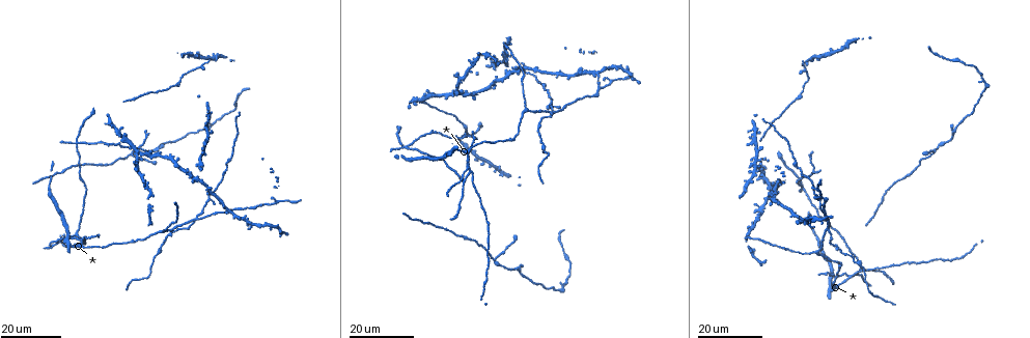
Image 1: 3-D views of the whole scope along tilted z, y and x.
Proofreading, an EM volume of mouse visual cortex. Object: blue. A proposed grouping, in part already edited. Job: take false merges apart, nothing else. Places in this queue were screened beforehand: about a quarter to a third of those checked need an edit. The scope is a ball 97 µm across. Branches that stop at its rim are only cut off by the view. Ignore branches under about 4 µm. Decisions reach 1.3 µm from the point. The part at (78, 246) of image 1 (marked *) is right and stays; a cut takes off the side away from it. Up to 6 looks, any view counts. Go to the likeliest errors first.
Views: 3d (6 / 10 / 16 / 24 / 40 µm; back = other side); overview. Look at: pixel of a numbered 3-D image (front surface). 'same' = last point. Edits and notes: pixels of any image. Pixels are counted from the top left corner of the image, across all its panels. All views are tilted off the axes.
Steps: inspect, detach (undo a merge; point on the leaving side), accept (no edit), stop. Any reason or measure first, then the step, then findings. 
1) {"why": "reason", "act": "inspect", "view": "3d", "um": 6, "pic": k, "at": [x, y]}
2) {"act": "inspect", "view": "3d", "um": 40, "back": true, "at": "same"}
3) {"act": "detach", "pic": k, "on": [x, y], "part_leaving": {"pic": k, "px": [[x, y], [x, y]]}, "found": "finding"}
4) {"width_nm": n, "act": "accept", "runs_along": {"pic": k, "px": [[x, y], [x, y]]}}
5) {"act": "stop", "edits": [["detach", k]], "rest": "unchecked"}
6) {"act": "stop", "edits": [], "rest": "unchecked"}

{"why": "four or more arms meet", "act": "inspect", "view": "3d", "um": 16, "pic": 1, "at": [467, 166]}

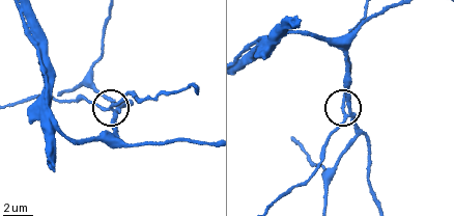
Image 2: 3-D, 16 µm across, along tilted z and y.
{"act": "inspect", "view": "3d", "um": 6, "pic": 2, "at": [344, 111]}

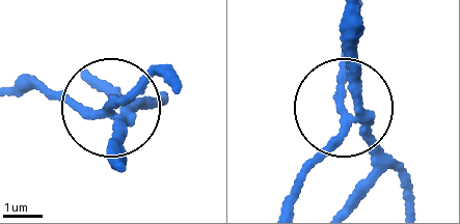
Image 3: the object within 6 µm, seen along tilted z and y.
{"act": "inspect", "view": "3d", "um": 6, "back": true, "pic": 3, "at": [108, 106]}

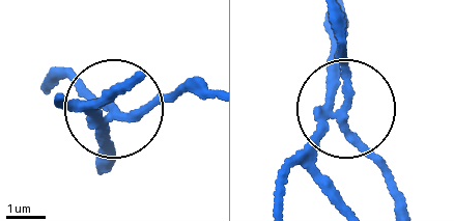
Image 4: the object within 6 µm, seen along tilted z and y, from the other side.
{"width_nm": 230, "act": "detach", "pic": 4, "on": [83, 90], "part_leaving": {"pic": 4, "px": [[107, 120], [180, 92], [207, 98]]}, "found": "a second neuron is stuck on"}

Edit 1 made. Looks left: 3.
{"why": "looks like a crossing", "act": "inspect", "view": "3d", "um": 16, "pic": 1, "at": [78, 141]}

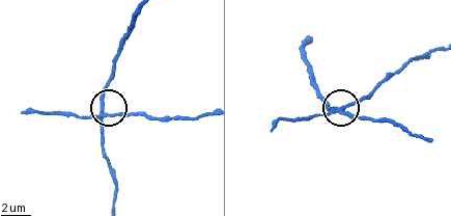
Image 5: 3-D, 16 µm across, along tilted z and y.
{"act": "inspect", "view": "3d", "um": 6, "pic": 5, "at": [342, 110]}

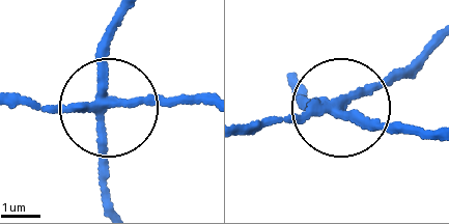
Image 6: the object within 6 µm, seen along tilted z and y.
{"why": "from behind", "act": "inspect", "view": "3d", "um": 6, "back": true, "pic": 6, "at": [345, 103]}

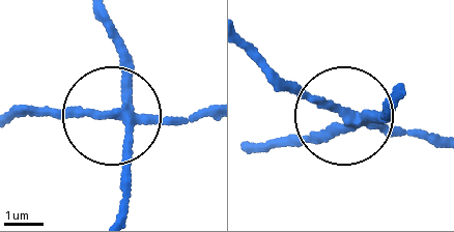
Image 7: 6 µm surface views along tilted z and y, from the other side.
{"arms": 4, "act": "detach", "pic": 7, "on": [71, 112], "part_leaving": {"pic": 7, "px": [[126, 120], [15, 116]]}, "found": "two neurons meet here"}

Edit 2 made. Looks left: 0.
{"act": "stop", "edits": [["detach", 4], ["detach", 7]], "rest": "unchecked"}

